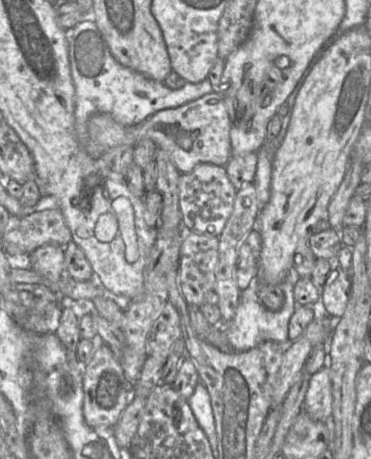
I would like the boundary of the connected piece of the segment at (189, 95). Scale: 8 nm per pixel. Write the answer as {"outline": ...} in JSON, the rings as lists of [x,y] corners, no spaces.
{"outline":[[[91,18],[82,19],[73,29],[67,32],[69,63],[75,88],[75,130],[79,142],[83,145],[87,153],[95,159],[101,157],[105,151],[111,148],[101,146],[91,138],[88,132],[88,120],[93,114],[108,113],[121,125],[132,126],[146,120],[158,111],[179,107],[213,91],[209,78],[199,83],[186,82],[179,89],[171,89],[167,87],[164,82],[153,80],[121,65],[111,55],[102,34]]]}

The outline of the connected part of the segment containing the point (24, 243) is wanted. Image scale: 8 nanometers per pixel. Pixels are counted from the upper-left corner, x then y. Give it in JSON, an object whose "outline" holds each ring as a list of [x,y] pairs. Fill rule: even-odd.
{"outline":[[[48,207],[47,209],[23,216],[14,228],[1,235],[2,249],[11,260],[24,260],[34,250],[47,244],[65,247],[71,241],[70,229],[58,207]]]}

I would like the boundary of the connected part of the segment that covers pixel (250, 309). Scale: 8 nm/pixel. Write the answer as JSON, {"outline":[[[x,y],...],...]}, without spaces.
{"outline":[[[285,279],[280,284],[284,293],[283,307],[278,311],[271,311],[259,300],[254,288],[247,288],[242,292],[239,305],[234,318],[225,326],[225,333],[233,352],[244,352],[252,349],[264,341],[274,341],[281,344],[289,344],[289,322],[298,307],[294,297],[295,283]]]}

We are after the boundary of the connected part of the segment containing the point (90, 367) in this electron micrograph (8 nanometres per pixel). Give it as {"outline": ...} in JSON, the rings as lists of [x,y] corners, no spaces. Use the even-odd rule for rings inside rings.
{"outline":[[[98,342],[90,361],[85,366],[83,377],[82,412],[85,423],[91,427],[114,427],[133,398],[133,389],[124,376],[124,371],[113,350],[104,342]]]}

